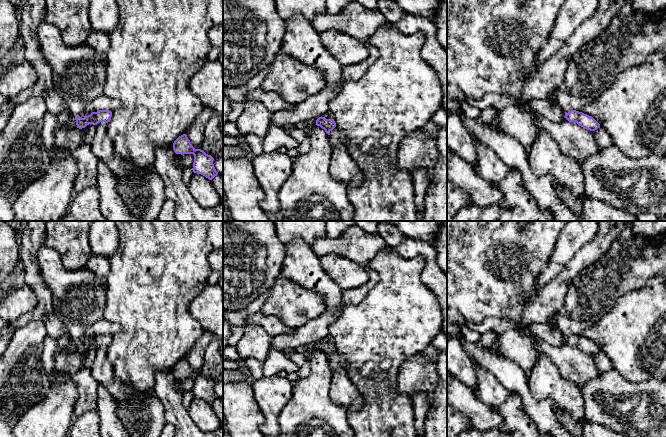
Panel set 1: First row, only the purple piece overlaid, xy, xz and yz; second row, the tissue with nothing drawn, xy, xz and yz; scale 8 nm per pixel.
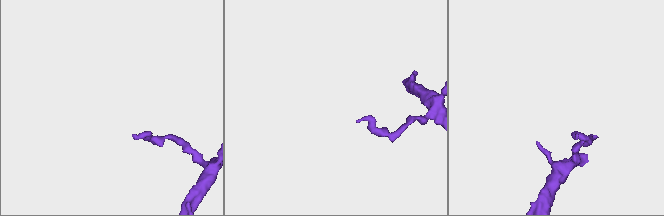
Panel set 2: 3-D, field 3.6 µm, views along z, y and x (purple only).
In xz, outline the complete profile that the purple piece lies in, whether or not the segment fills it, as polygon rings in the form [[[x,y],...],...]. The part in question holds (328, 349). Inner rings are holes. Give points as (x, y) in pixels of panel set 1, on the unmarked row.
[[[319,341],[316,344],[316,349],[324,353],[328,359],[330,359],[330,356],[336,351],[334,343],[326,343],[324,341]]]

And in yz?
[[[571,334],[565,338],[565,342],[570,346],[576,346],[579,350],[590,355],[600,352],[600,348],[593,341],[576,334]]]

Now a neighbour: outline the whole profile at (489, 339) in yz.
[[[488,331],[481,335],[479,342],[489,351],[496,352],[502,356],[497,346],[498,336],[495,332]]]

